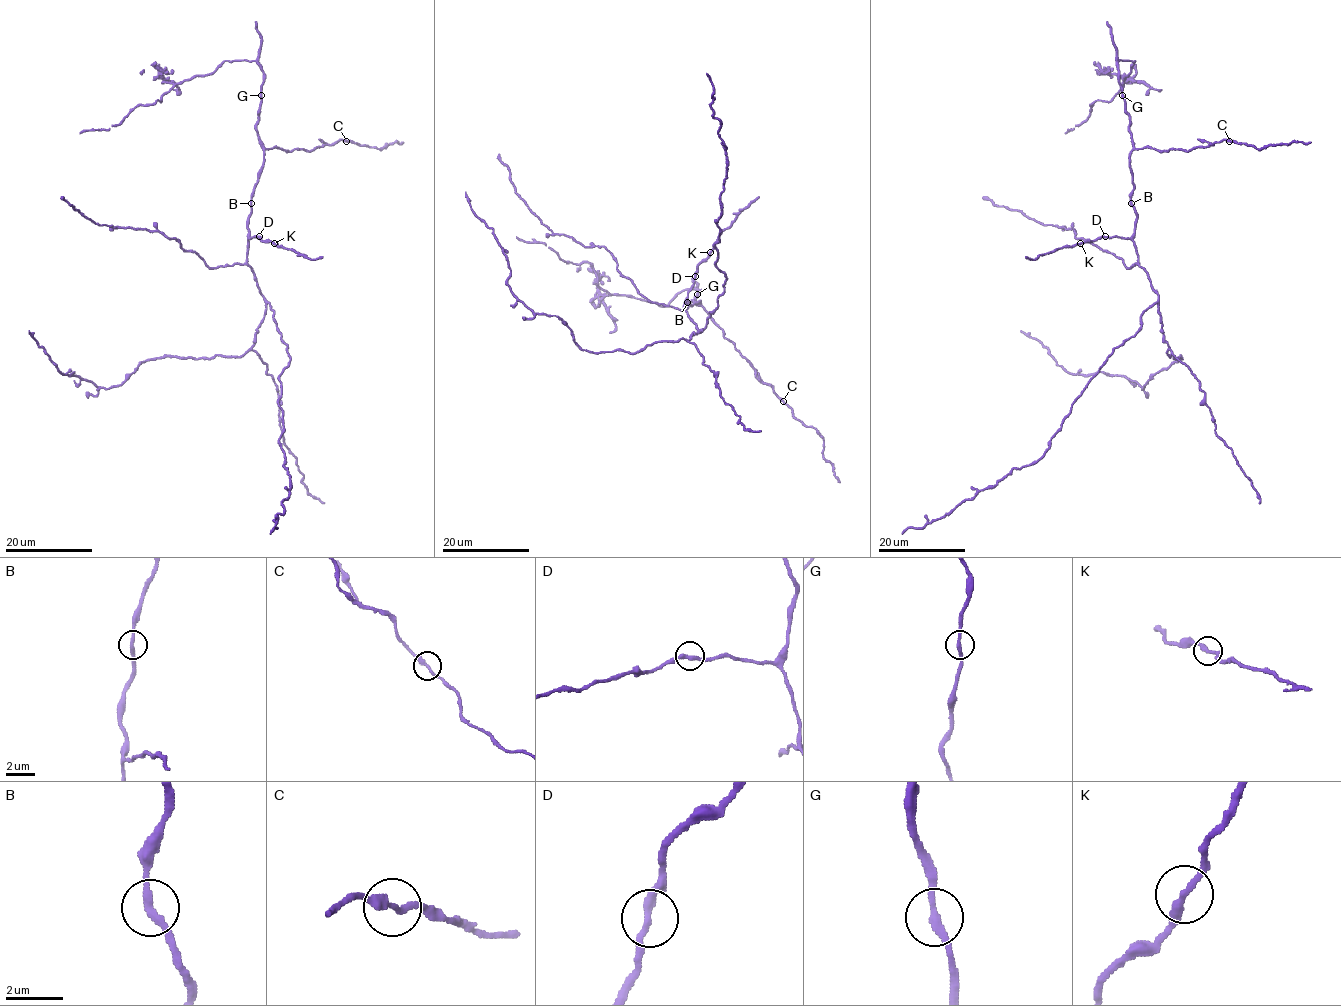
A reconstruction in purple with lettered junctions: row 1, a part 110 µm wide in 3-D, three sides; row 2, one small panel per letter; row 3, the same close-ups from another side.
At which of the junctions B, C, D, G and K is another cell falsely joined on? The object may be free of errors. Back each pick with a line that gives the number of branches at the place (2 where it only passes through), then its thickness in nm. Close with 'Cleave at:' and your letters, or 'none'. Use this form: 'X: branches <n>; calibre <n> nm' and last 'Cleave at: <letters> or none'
Cleave at: none

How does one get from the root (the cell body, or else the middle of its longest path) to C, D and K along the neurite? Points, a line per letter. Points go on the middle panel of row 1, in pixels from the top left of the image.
C: (684, 310), (687, 302), (692, 305), (699, 301), (724, 336), (754, 369), (755, 376), (767, 383), (783, 401)
D: (684, 310), (684, 301), (695, 276)
K: (684, 310), (694, 273), (710, 252)

